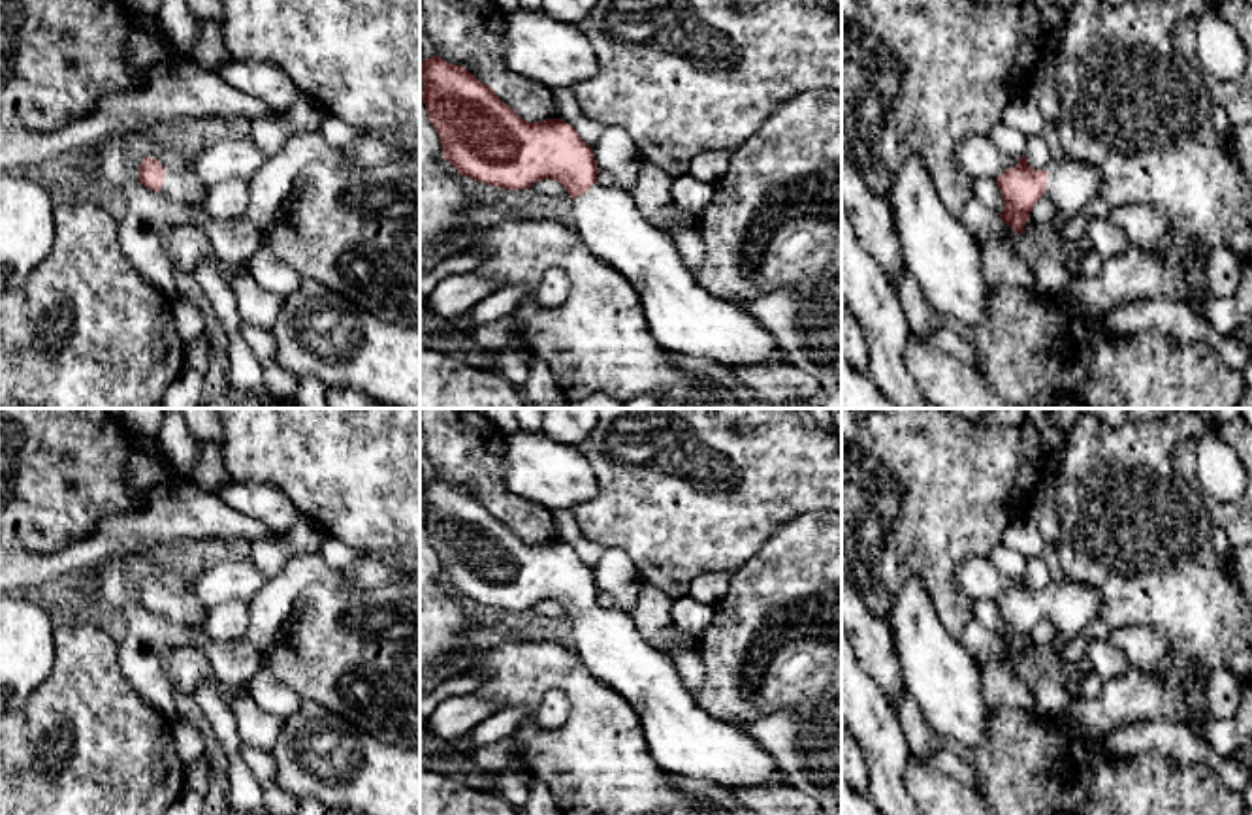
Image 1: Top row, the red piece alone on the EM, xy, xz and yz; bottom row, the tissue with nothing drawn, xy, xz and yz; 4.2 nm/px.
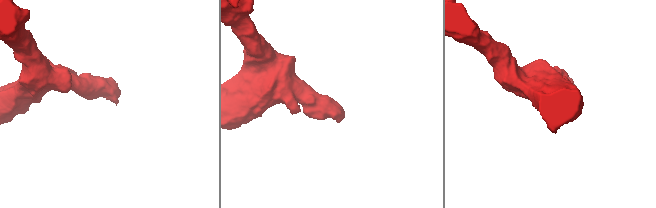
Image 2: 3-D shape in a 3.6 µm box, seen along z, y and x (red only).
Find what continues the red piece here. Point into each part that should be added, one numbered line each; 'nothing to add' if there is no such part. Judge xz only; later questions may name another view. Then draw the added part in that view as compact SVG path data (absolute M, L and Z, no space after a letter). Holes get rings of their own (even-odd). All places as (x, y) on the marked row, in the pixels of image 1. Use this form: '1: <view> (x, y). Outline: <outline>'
1: xz (682, 317). Outline: M593 184L574 198L576 230L586 247L618 269L638 292L651 339L666 352L719 361L729 369L764 367L783 361L776 339L740 305L710 294L691 273L676 241L653 226L631 192Z

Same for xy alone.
1: xy (183, 185). Outline: M186 162L181 168L166 171L158 194L166 200L173 200L192 207L198 203L205 203L209 186L198 177L198 173Z

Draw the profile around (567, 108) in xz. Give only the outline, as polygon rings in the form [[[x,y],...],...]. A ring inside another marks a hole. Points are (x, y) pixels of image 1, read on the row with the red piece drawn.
[[[550,88],[550,90],[554,98],[555,119],[569,122],[578,132],[582,141],[593,149],[604,126],[587,119],[582,113],[572,88]]]

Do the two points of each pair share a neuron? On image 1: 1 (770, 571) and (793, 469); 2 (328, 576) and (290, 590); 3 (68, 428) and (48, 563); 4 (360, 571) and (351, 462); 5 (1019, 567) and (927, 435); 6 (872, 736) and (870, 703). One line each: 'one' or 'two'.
1: two
2: one
3: two
4: two
5: two
6: one

